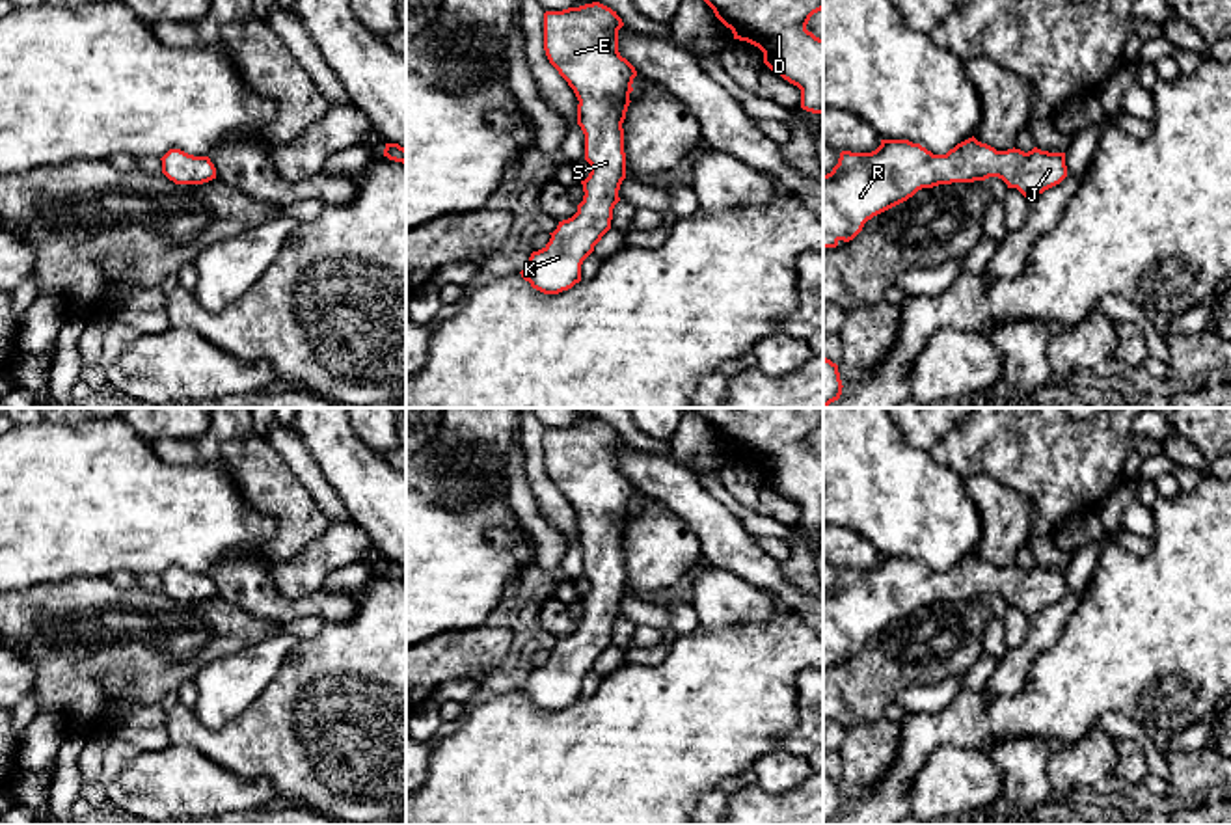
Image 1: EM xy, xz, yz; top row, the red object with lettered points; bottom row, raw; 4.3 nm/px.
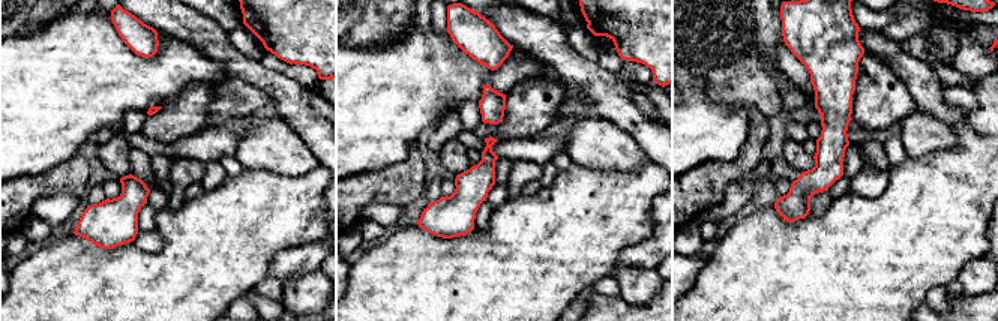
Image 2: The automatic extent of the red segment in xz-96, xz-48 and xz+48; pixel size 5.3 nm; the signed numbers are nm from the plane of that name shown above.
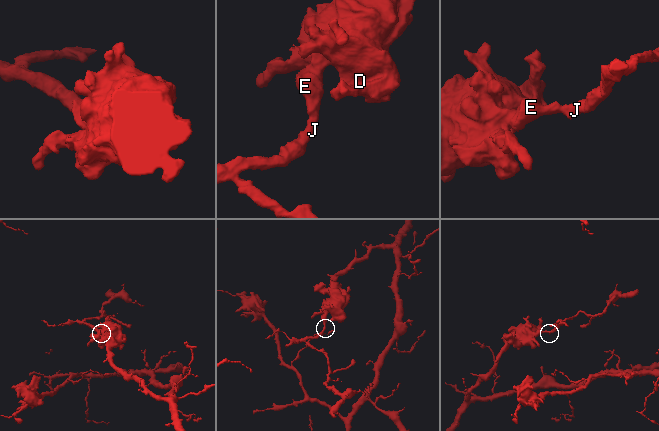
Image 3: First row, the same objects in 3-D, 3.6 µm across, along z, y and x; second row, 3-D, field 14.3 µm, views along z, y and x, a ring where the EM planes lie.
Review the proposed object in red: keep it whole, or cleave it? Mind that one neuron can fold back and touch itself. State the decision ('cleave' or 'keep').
keep

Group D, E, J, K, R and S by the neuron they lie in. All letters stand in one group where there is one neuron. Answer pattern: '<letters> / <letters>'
D E J K R S

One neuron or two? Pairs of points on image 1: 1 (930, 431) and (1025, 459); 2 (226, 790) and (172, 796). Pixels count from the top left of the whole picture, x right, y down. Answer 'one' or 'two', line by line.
1: two
2: one

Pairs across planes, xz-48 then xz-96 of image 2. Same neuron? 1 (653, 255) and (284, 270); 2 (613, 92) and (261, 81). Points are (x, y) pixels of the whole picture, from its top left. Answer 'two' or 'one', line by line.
1: one
2: one

